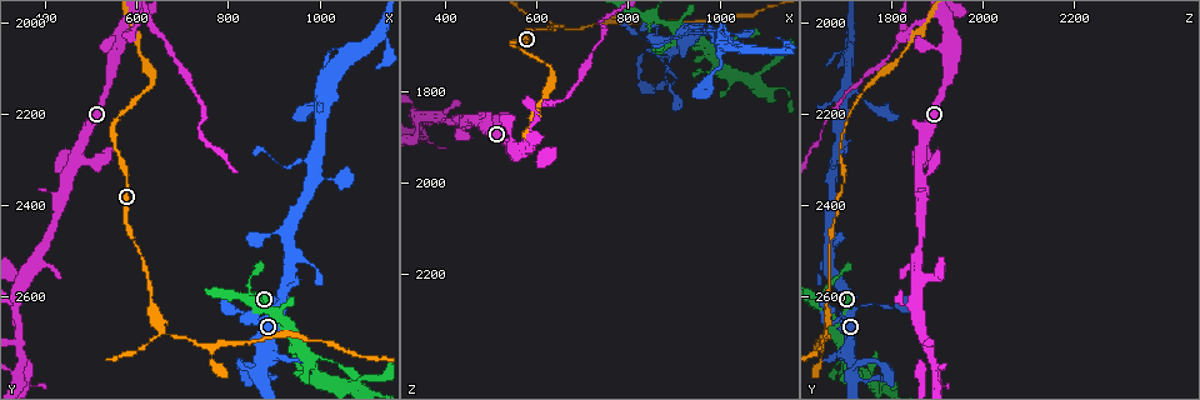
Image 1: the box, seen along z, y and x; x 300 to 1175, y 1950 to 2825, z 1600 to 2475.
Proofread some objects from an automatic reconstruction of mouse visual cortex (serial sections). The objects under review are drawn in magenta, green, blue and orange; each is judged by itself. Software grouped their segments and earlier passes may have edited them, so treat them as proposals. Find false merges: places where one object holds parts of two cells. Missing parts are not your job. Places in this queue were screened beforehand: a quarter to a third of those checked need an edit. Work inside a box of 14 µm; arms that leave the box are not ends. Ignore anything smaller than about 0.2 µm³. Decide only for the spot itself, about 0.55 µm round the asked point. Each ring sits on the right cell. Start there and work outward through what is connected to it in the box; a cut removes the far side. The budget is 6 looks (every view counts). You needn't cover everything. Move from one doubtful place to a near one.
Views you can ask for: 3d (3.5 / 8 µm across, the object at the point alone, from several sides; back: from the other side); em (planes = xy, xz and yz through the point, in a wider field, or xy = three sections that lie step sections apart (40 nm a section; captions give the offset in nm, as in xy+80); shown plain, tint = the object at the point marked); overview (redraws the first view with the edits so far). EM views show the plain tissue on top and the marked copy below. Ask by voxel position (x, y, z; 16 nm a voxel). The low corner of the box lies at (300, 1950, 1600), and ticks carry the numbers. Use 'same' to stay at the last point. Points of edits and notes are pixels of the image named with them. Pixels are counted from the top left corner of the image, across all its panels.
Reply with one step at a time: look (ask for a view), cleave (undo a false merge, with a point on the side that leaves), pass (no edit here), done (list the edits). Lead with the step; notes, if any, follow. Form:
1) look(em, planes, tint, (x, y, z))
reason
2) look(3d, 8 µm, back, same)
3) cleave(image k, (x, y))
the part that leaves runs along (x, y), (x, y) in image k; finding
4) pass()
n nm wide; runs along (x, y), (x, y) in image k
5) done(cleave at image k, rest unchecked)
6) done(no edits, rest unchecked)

look(3d, 3.5 µm, (635, 2645, 1655))
sharp bend

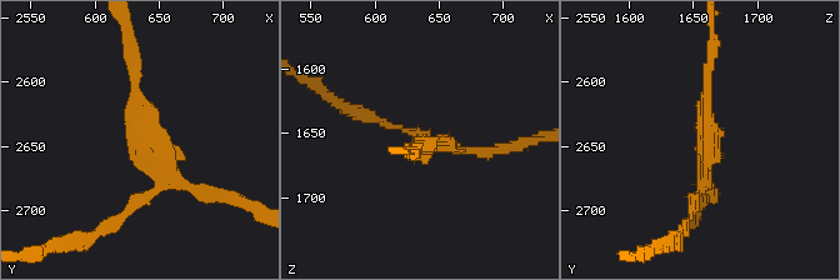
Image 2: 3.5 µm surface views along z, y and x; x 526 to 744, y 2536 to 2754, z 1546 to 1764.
look(em, xy, step 5, tint, (640, 2642, 1658))

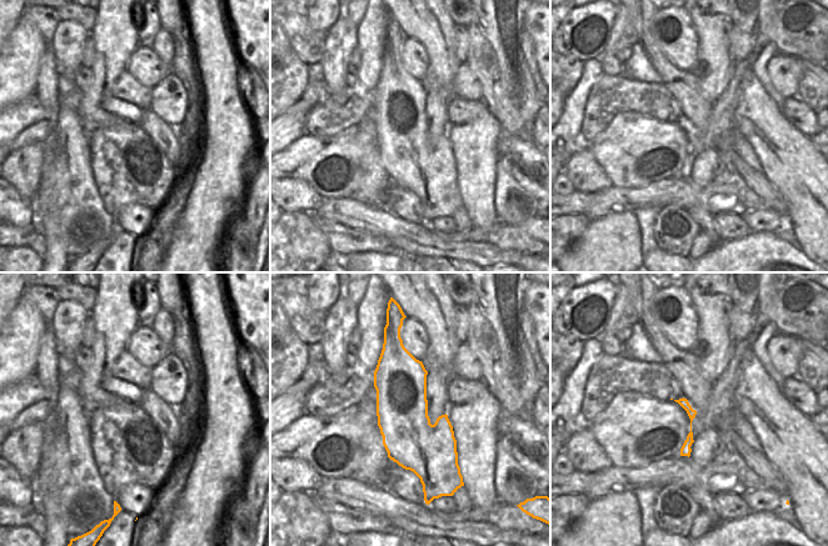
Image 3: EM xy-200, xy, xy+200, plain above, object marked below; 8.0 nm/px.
pass()
440 nm wide; runs along (131, 54), (146, 135), (165, 170), (200, 189) in image 2; one cell here

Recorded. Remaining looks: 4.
look(3d, 8 µm, (1010, 2145, 1705))
sharp bend

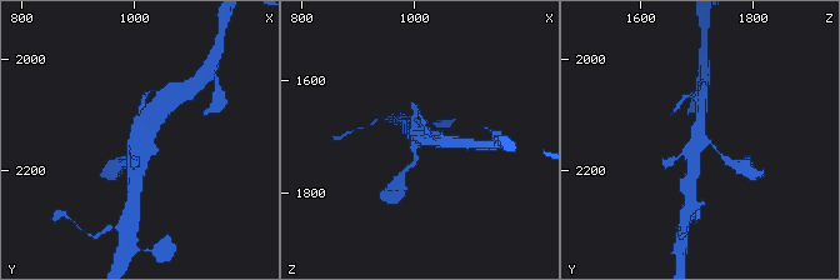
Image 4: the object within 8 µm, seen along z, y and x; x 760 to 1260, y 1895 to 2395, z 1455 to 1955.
look(em, planes, tint, (1010, 2140, 1705))
need the tissue

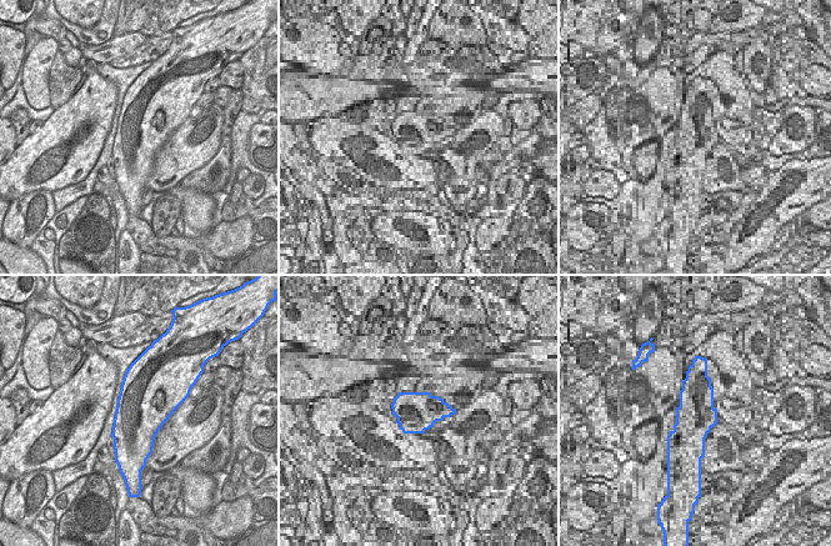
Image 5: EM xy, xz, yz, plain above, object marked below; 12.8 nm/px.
pass()
runs along (136, 174), (138, 136), (161, 109) in image 4; all the same cell

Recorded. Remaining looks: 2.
look(3d, 3.5 µm, (1140, 2010, 1710))
sharp bend

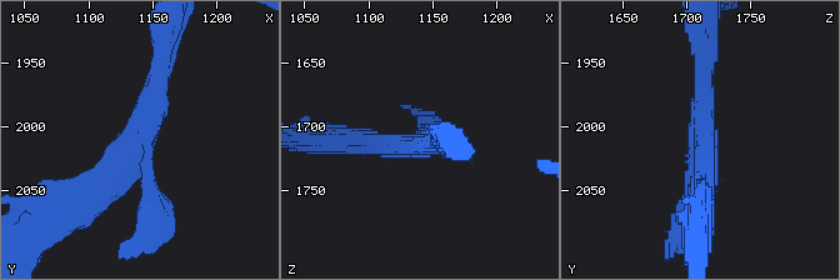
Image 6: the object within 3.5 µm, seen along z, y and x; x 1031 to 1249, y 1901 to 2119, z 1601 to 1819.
look(em, xy, step 2, tint, (1134, 2016, 1716))

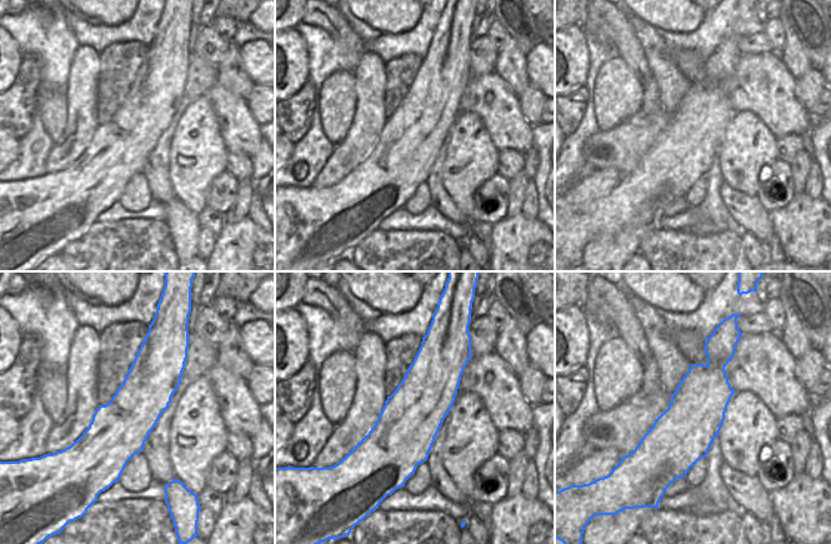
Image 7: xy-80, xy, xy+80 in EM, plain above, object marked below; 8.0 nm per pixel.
pass()
runs along (349, 141), (418, 144), (433, 129) in image 6; continuous, no second cell

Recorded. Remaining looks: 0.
done(no edits, rest unchecked)

